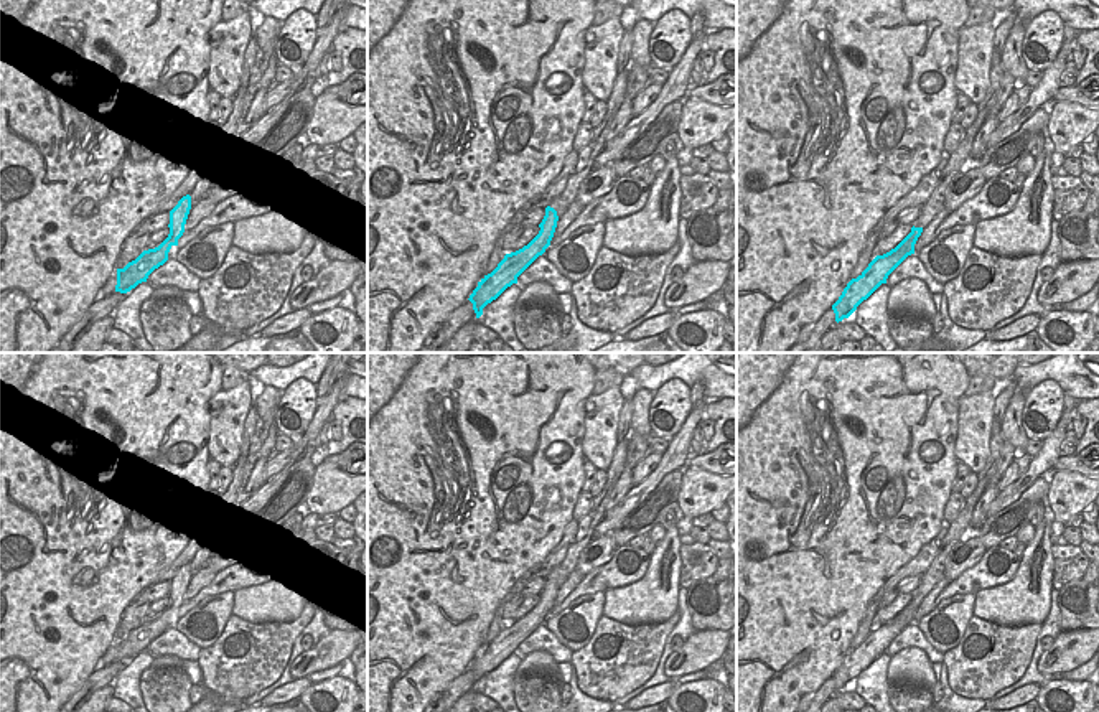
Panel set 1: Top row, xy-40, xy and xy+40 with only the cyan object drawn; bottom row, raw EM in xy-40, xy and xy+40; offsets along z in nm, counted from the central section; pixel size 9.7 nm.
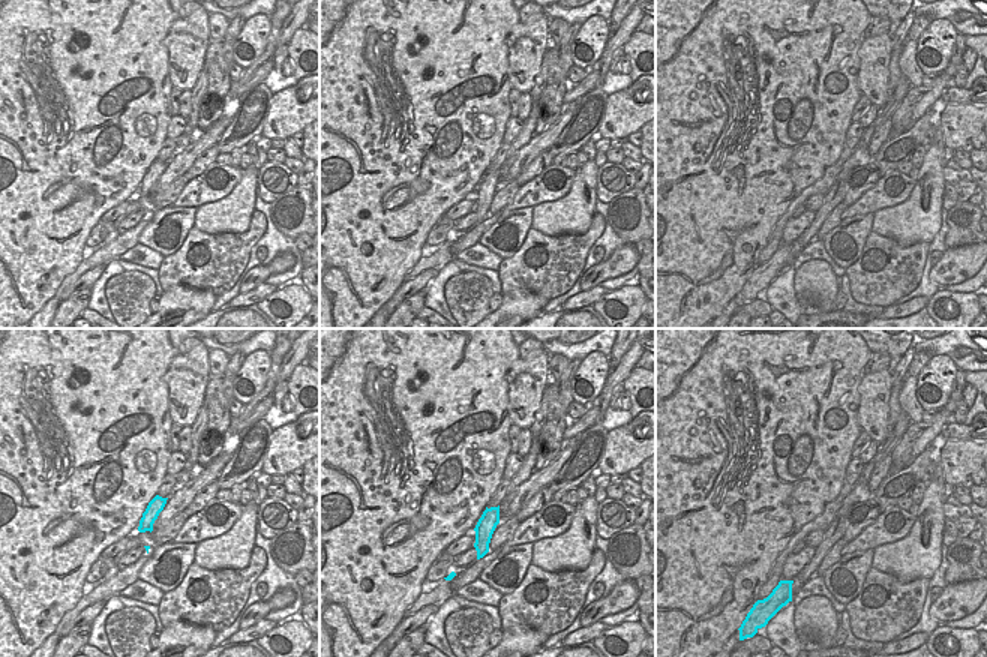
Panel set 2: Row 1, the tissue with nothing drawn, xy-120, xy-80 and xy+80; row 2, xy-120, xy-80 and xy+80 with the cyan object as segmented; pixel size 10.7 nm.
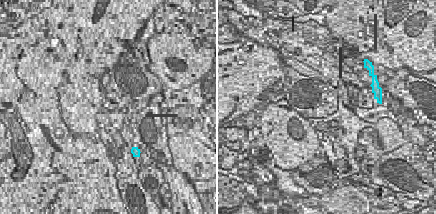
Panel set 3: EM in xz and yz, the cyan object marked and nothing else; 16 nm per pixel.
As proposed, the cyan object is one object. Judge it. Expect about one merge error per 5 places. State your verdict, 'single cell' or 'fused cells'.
single cell

